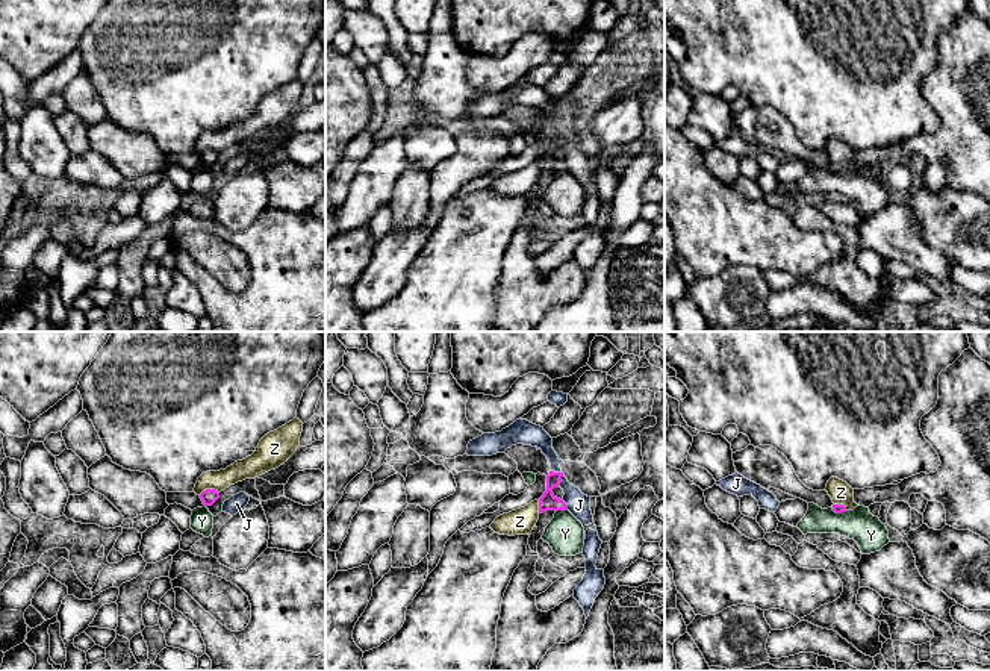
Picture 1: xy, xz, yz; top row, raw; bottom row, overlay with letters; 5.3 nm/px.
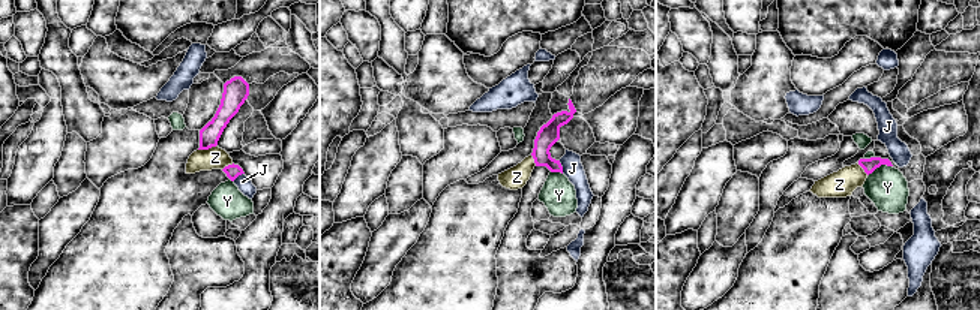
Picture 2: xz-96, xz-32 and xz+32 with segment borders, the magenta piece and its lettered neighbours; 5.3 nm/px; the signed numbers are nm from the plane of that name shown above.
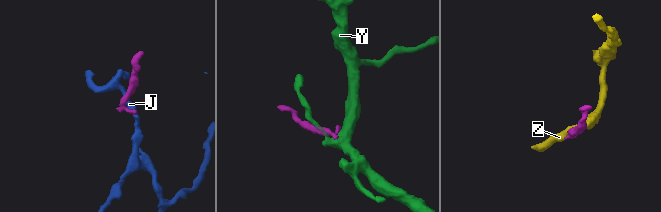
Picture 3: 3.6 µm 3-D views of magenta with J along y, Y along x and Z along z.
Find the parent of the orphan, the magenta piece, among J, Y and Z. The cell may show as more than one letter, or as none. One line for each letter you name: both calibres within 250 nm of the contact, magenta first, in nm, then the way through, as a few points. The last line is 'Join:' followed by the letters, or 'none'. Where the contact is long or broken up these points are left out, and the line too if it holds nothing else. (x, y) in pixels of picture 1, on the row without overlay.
Join: none

